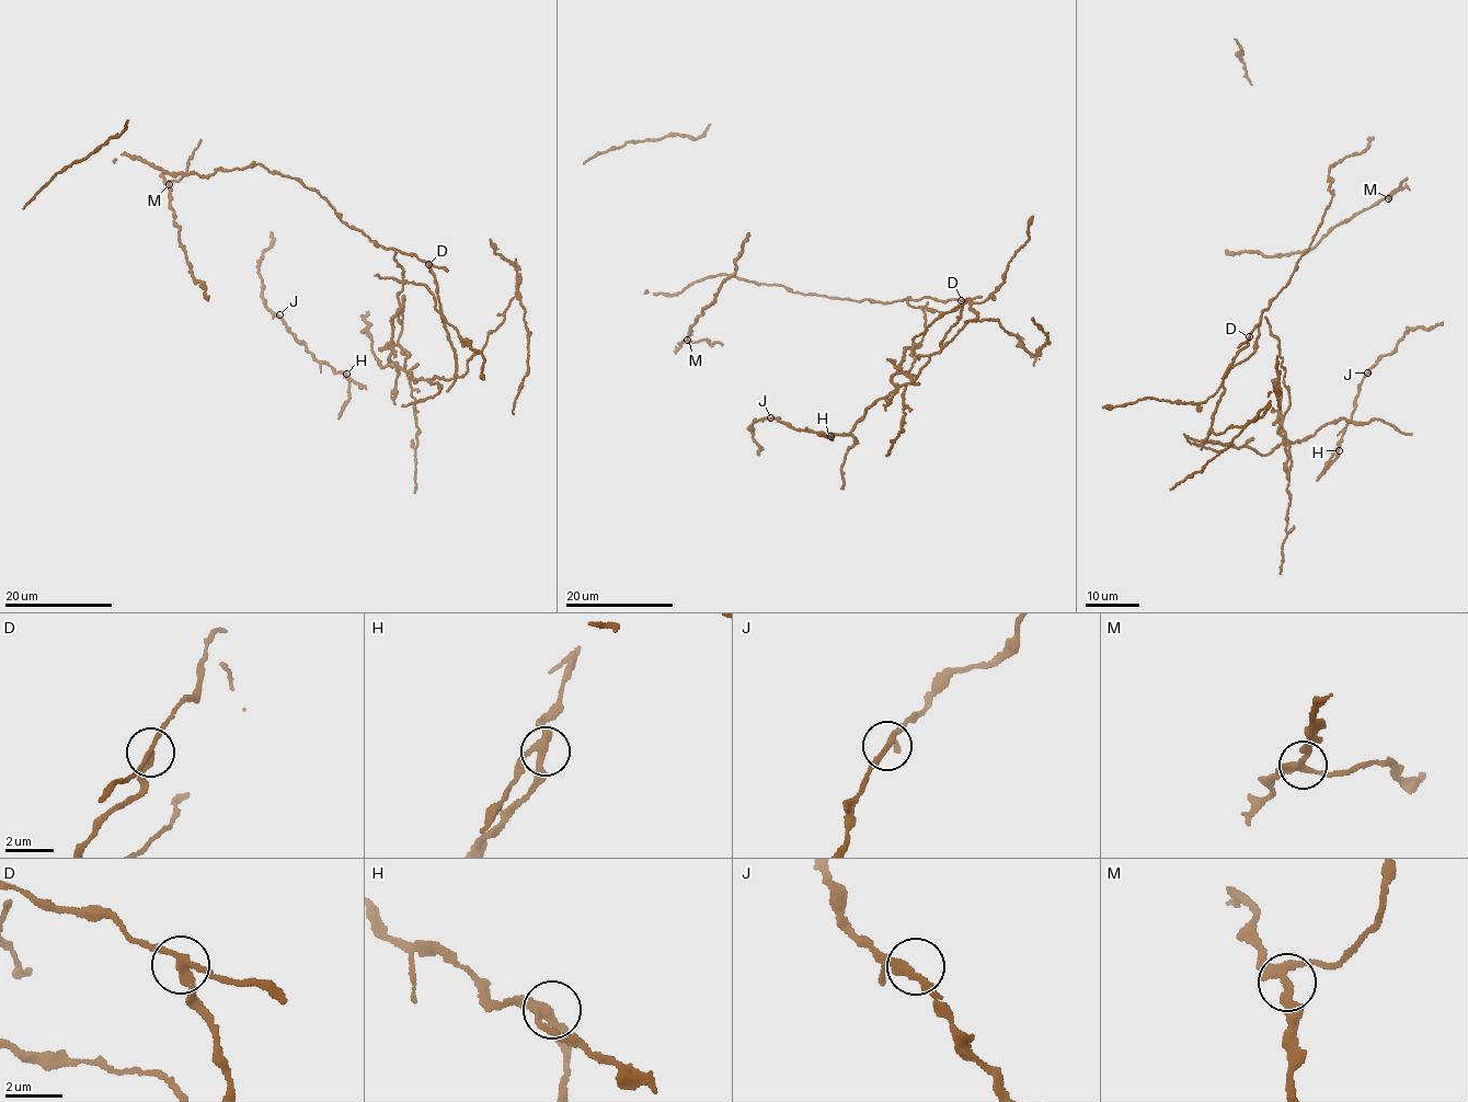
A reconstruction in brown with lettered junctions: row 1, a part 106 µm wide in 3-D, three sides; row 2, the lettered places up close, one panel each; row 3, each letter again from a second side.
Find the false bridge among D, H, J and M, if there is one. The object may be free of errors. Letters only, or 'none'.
D

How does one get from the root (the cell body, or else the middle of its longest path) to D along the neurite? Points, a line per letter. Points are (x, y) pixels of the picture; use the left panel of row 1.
D: (402, 252), (416, 255), (427, 264)

